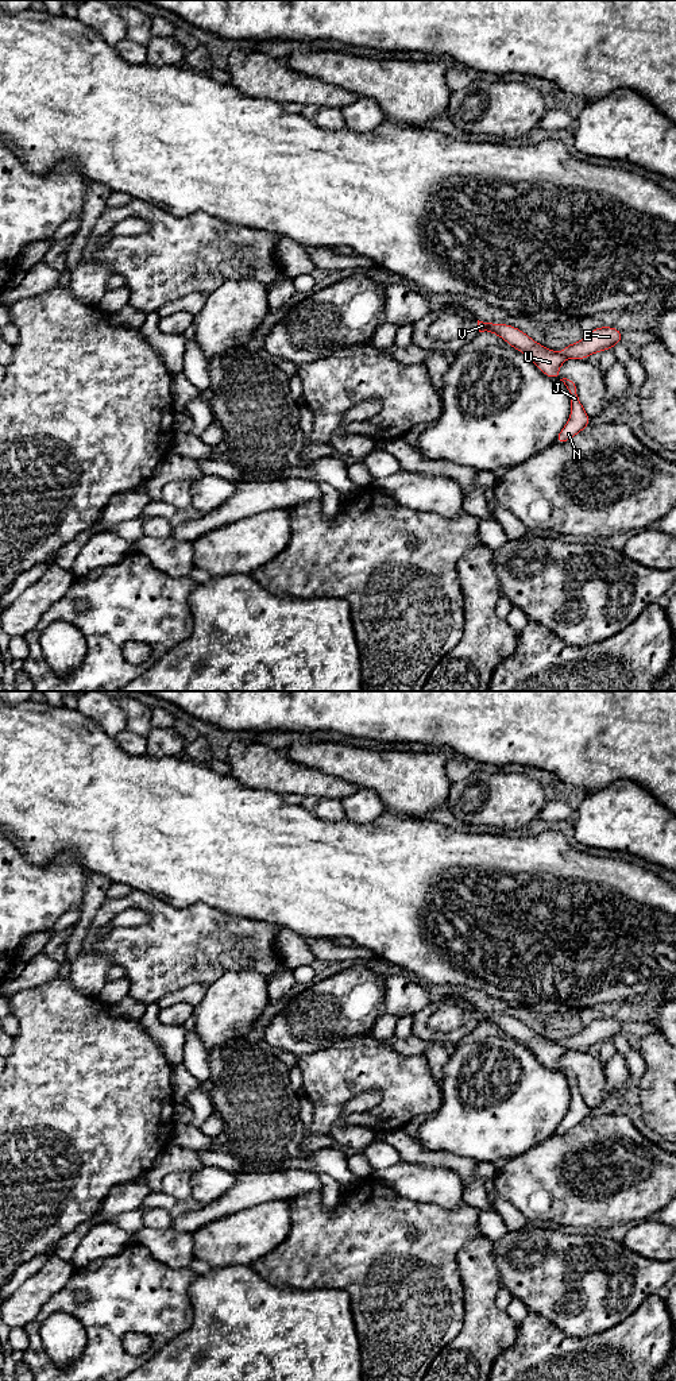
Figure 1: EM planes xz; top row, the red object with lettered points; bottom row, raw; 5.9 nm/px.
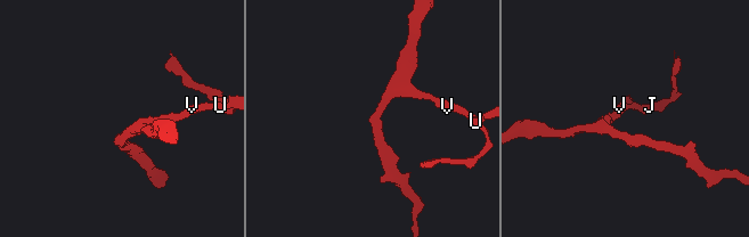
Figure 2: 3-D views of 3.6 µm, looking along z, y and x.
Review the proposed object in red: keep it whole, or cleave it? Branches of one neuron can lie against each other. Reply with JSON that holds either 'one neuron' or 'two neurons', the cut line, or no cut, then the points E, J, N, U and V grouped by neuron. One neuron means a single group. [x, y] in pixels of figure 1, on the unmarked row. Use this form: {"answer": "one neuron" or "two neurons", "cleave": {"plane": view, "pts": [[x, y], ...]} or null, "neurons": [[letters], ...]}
{"answer": "two neurons", "cleave": {"plane": "xz", "pts": [[560, 1045], [567, 1049]]}, "neurons": [["E"], ["J", "N", "U", "V"]]}

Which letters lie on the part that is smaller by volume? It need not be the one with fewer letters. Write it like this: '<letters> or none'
E

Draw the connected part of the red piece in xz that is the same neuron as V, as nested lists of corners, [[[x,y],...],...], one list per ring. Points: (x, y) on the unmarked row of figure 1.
[[[478,1011],[478,1019],[479,1023],[487,1022],[495,1025],[506,1031],[510,1038],[528,1046],[546,1068],[560,1071],[559,1060],[568,1050],[567,1048],[538,1035],[525,1023],[509,1015],[492,1015]]]

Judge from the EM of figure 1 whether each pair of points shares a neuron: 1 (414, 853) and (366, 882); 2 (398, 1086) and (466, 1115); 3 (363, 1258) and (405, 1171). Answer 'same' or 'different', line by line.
1: same
2: different
3: different

